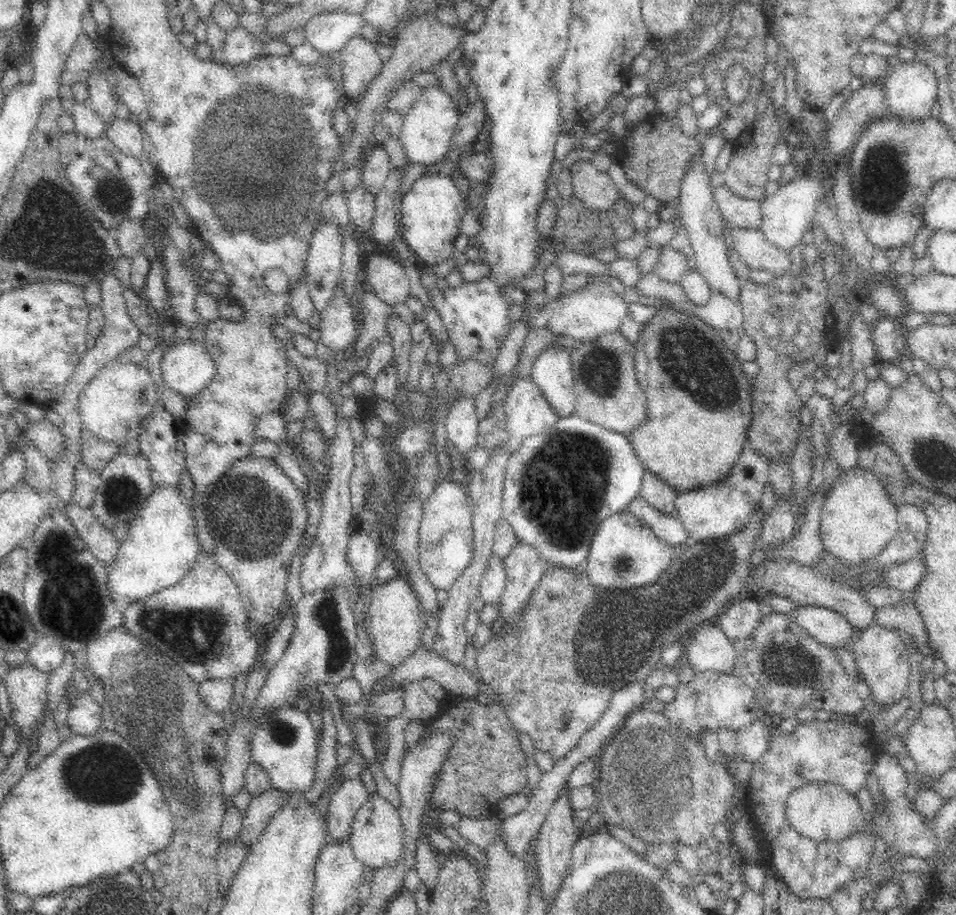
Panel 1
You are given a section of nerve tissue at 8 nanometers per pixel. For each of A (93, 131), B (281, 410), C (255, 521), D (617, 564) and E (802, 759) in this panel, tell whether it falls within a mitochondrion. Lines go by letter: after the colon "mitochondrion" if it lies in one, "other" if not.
A: other
B: other
C: mitochondrion
D: mitochondrion
E: other

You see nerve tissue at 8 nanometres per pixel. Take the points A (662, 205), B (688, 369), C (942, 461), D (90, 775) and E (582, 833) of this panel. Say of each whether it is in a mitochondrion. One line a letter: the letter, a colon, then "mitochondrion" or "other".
A: other
B: mitochondrion
C: mitochondrion
D: mitochondrion
E: other

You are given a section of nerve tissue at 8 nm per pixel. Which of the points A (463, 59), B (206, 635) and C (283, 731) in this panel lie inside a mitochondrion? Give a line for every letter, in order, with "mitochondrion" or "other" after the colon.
A: other
B: mitochondrion
C: mitochondrion

